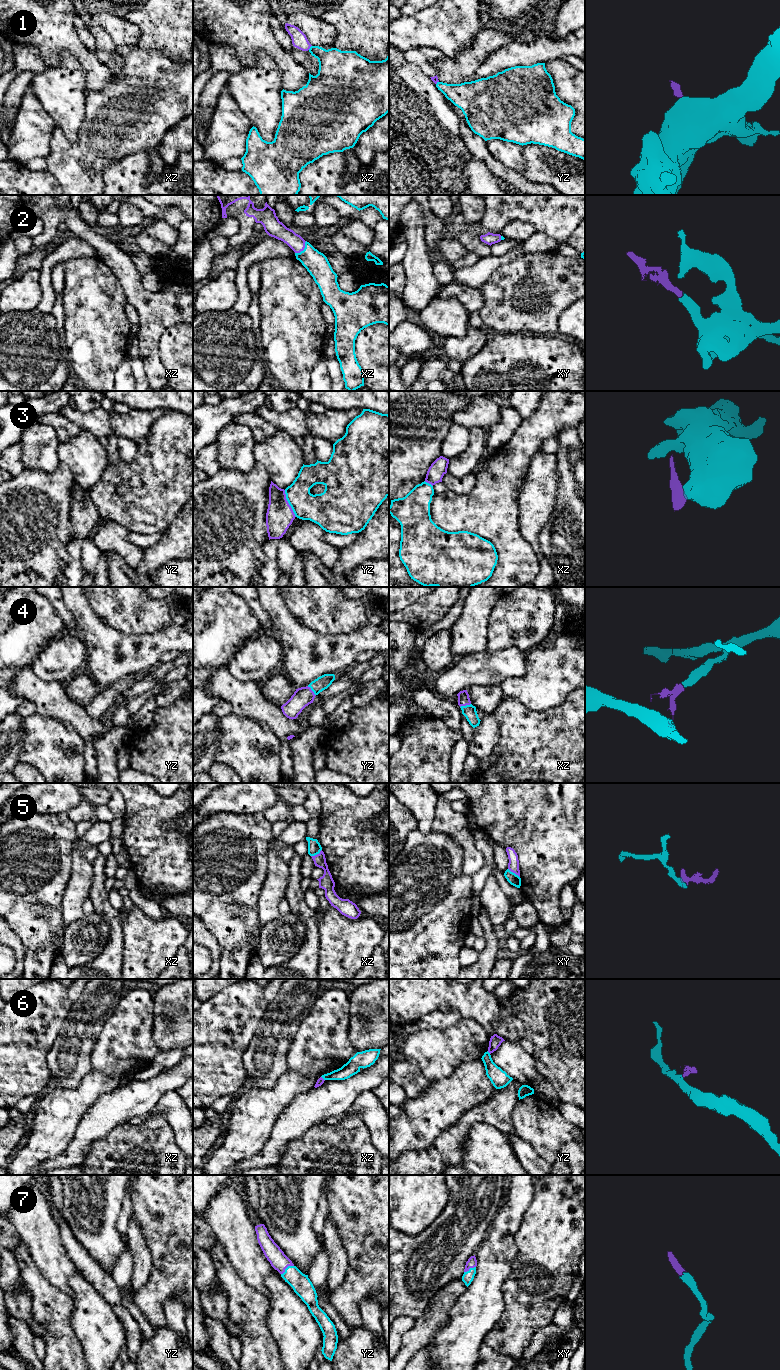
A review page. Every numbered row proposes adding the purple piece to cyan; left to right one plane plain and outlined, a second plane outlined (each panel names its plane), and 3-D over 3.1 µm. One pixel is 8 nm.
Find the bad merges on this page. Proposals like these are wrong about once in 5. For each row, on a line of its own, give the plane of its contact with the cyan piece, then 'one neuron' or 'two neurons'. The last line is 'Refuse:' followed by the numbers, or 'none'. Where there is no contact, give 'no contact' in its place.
1: meets cyan in xz; two neurons
2: meets cyan in xz; one neuron
3: meets cyan in yz; two neurons
4: meets cyan in xz; one neuron
5: meets cyan in xz; one neuron
6: meets cyan in xz; two neurons
7: meets cyan in yz; one neuron
Refuse: 1, 3, 6

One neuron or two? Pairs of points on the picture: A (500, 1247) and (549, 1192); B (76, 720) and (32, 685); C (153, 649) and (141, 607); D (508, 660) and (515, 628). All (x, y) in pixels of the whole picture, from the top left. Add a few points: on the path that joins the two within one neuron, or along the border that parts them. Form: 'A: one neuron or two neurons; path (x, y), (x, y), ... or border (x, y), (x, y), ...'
A: two neurons; border (529, 1203), (515, 1234), (516, 1248)
B: one neuron; path (65, 709), (43, 694)
C: two neurons; border (170, 623), (166, 628), (154, 633), (125, 634)
D: two neurons; border (488, 650), (495, 651), (517, 647), (526, 652)

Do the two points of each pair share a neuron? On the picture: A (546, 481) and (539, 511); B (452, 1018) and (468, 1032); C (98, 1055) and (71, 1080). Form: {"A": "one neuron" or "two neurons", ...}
{"A": "one neuron", "B": "two neurons", "C": "two neurons"}

